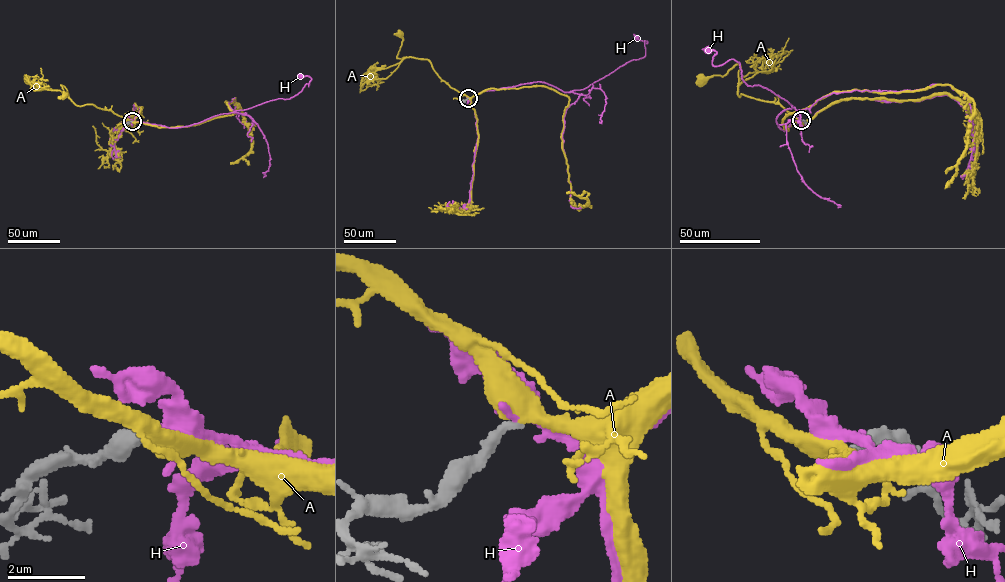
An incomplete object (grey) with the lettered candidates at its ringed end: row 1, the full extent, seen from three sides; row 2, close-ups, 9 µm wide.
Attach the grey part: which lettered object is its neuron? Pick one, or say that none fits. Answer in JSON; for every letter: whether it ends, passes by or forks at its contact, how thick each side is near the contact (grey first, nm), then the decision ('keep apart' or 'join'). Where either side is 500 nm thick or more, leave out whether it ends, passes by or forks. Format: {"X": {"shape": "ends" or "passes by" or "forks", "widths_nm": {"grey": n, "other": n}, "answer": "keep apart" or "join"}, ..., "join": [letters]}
{"A": {"shape": "passes by", "widths_nm": {"grey": 260, "other": 480}, "answer": "join"}, "H": {"shape": "passes by", "widths_nm": {"grey": 260, "other": 400}, "answer": "keep apart"}, "join": ["A"]}

